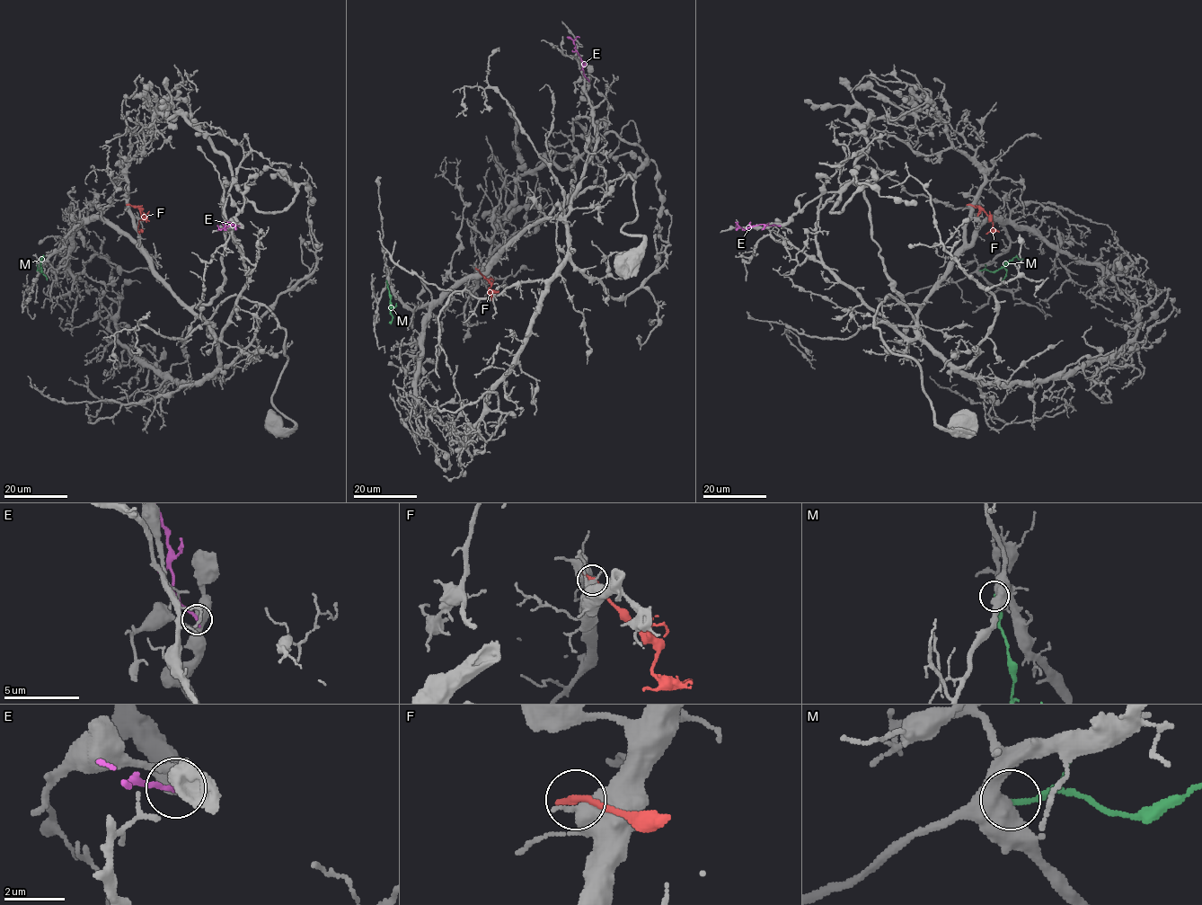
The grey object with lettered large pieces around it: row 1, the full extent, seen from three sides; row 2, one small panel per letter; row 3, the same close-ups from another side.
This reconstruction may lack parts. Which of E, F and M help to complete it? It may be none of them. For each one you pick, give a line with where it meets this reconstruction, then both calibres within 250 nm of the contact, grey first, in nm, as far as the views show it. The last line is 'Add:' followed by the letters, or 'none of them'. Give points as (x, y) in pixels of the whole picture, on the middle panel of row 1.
Add: none of them

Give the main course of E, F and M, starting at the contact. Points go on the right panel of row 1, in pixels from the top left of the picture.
E: (778, 226), (759, 224), (743, 230), (737, 229), (736, 225)
F: (968, 204), (978, 206), (991, 219), (991, 231), (998, 232)
M: (979, 270), (997, 271), (1015, 257), (1021, 258)

